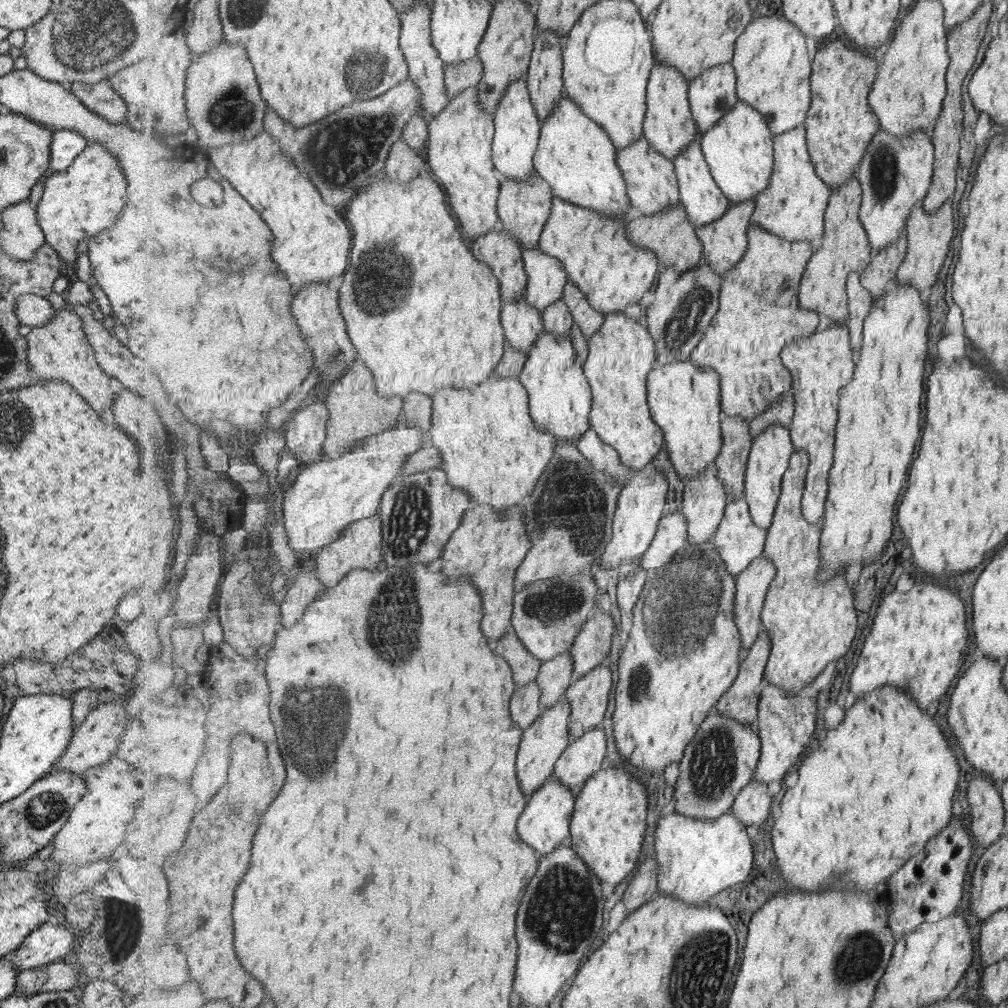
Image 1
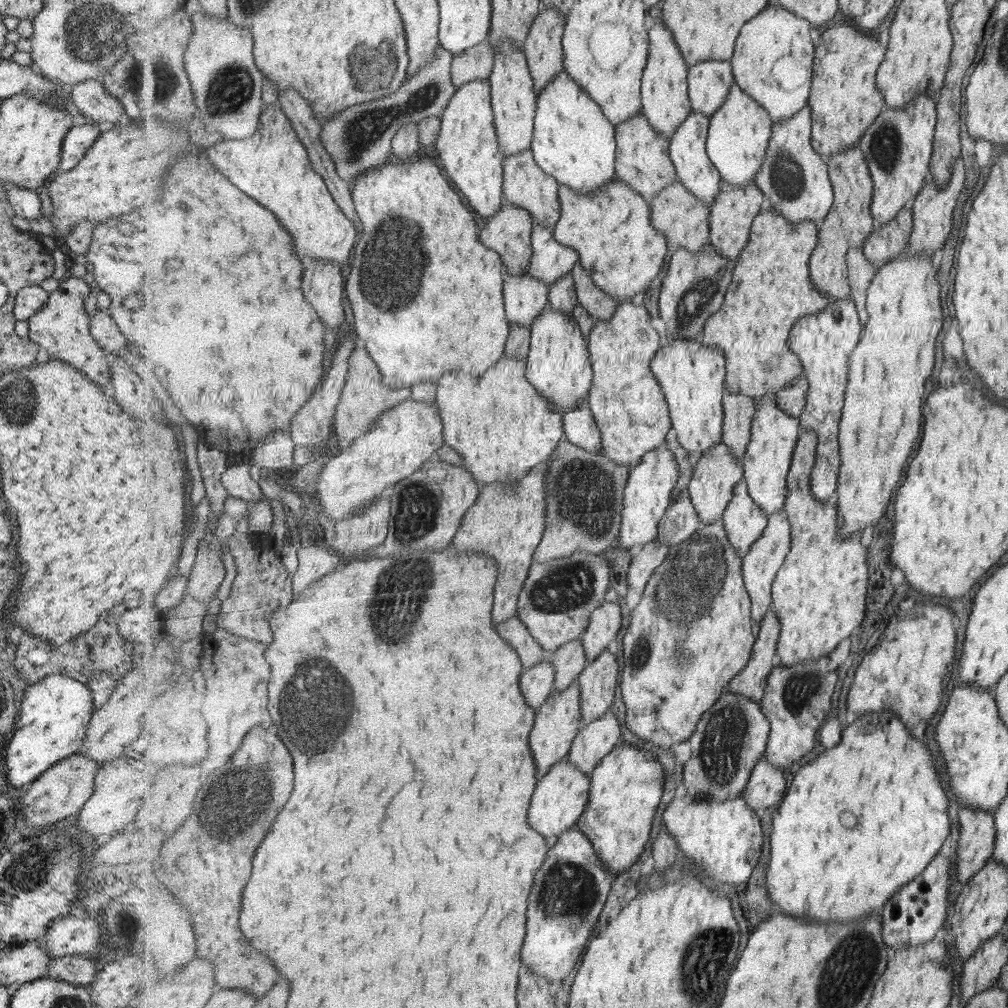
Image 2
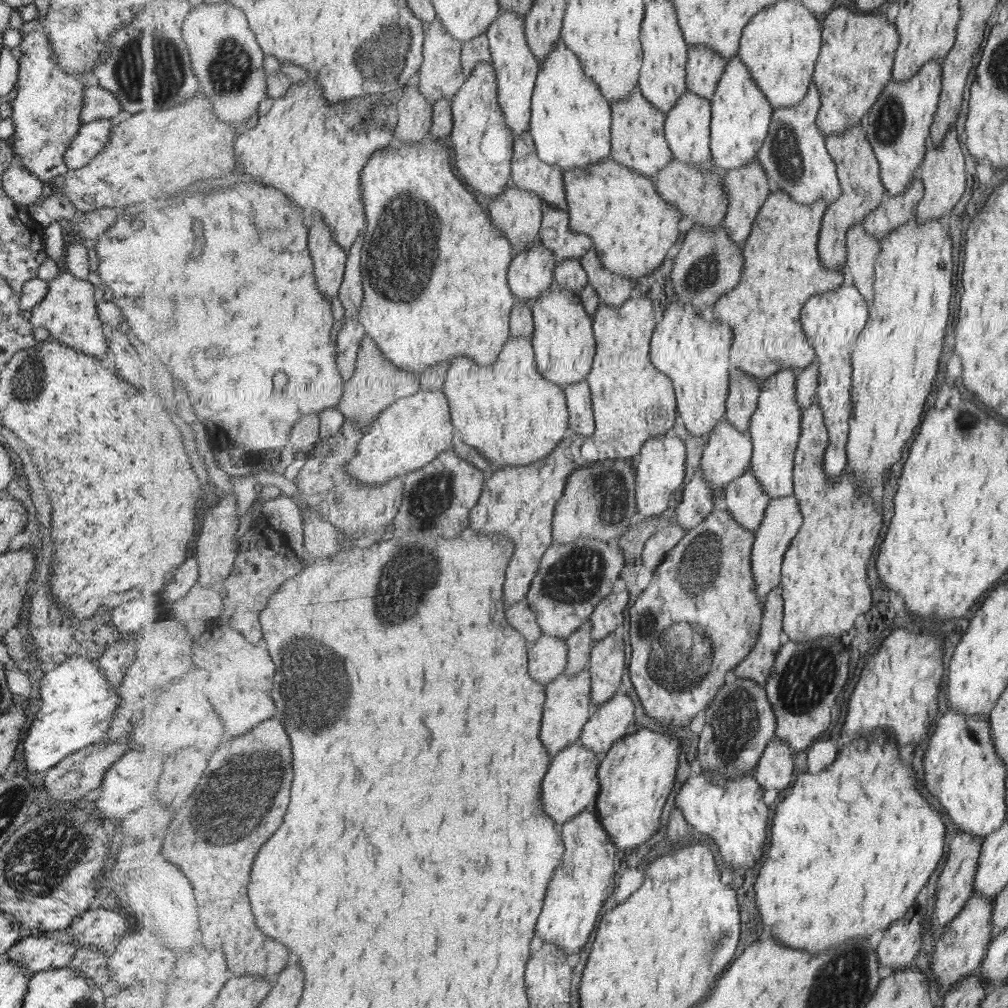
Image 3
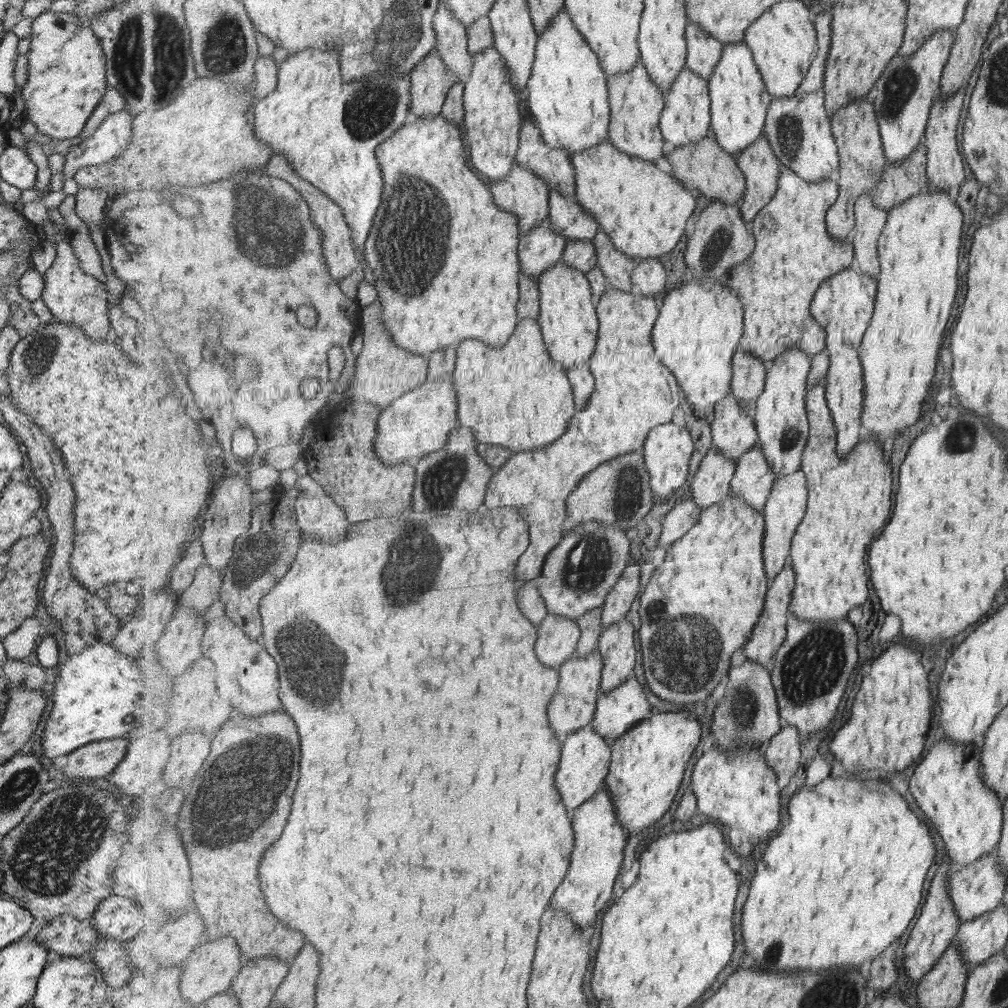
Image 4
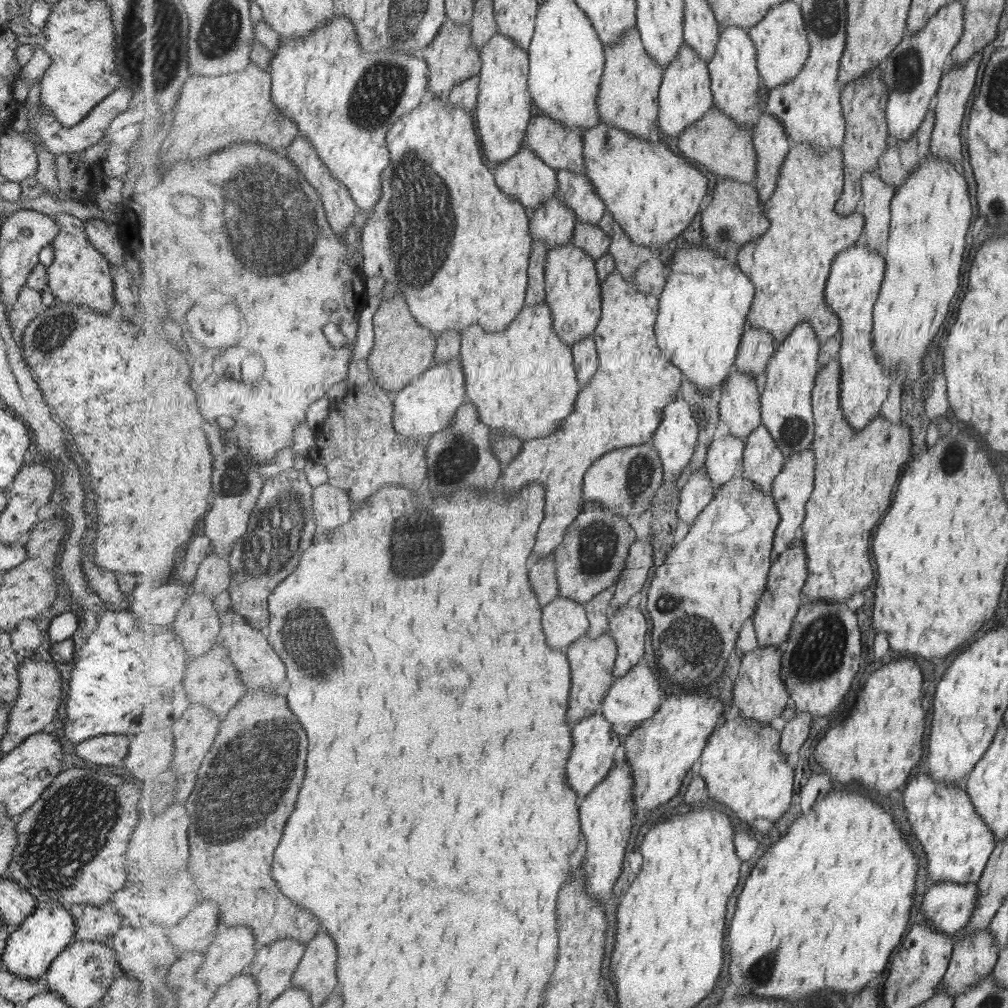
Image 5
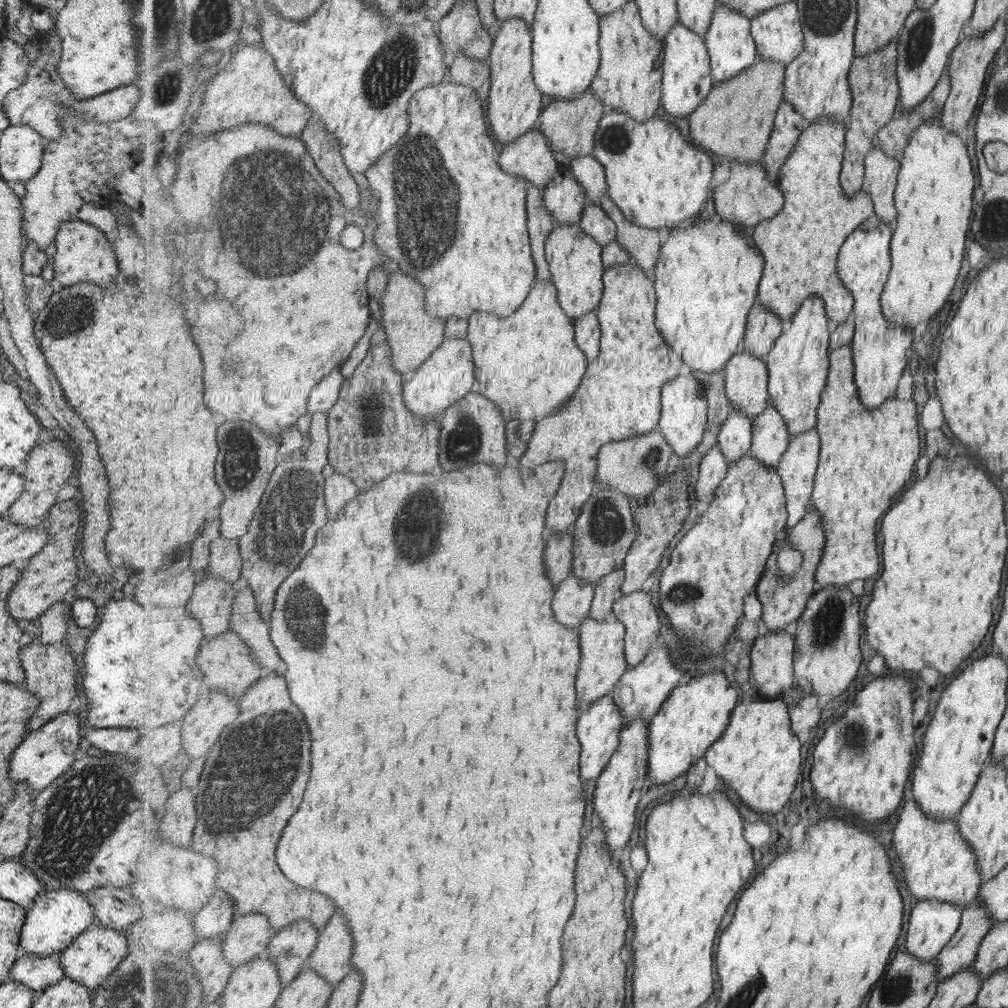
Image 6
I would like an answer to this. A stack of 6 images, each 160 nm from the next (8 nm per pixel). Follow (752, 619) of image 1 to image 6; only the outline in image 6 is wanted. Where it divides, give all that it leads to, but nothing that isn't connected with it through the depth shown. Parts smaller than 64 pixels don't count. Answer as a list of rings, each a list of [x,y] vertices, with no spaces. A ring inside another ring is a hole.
[[[812,428],[810,431],[804,432],[801,435],[795,435],[794,440],[790,443],[790,446],[786,450],[786,454],[783,455],[780,465],[778,466],[779,476],[782,477],[783,486],[786,489],[787,508],[789,513],[787,528],[784,531],[792,530],[792,528],[802,522],[805,518],[808,506],[812,502],[813,491],[816,482],[816,472],[820,463],[820,452],[822,451],[822,440],[819,431],[816,428]]]

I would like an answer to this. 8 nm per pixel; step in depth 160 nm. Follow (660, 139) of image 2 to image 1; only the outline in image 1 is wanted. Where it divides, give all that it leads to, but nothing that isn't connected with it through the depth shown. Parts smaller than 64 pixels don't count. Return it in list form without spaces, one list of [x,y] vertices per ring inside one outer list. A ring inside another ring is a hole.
[[[643,135],[629,148],[618,150],[618,165],[626,177],[630,203],[638,208],[642,215],[654,215],[661,211],[669,211],[680,202],[680,184],[674,162],[655,148],[651,148],[649,139]]]

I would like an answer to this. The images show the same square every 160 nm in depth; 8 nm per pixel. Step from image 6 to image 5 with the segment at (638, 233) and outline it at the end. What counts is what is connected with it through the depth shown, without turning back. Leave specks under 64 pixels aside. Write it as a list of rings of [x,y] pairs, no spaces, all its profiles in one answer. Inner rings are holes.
[[[606,211],[599,225],[612,238],[609,253],[615,257],[616,270],[627,280],[633,281],[638,268],[644,262],[651,260],[651,257],[656,254],[656,250],[651,247],[644,247],[631,240],[631,237],[609,211]]]

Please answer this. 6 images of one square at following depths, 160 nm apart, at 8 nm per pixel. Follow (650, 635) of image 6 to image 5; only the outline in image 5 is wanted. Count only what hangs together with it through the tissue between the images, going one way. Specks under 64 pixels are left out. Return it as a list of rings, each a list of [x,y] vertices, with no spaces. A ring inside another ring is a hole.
[[[625,605],[610,611],[609,633],[618,644],[618,659],[615,663],[615,678],[625,676],[635,665],[643,662],[647,654],[649,620],[637,606]]]

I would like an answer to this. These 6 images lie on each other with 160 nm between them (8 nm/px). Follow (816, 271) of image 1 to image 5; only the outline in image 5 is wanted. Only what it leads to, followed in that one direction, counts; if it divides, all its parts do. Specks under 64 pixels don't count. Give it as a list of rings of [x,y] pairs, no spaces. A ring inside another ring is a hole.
[[[885,66],[871,69],[861,79],[846,84],[842,89],[843,112],[846,116],[846,139],[844,140],[844,193],[836,204],[840,215],[850,215],[861,207],[863,196],[862,178],[866,172],[879,168],[880,160],[889,146],[890,124],[887,118],[887,107],[890,92],[884,79]]]

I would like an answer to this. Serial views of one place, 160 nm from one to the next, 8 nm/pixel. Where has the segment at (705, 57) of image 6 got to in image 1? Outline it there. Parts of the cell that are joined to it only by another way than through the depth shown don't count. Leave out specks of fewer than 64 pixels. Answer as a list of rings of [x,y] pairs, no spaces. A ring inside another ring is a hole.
[[[703,133],[690,144],[687,152],[683,152],[674,160],[674,167],[678,173],[678,183],[680,184],[680,202],[684,204],[690,216],[691,222],[699,228],[714,220],[721,219],[730,208],[731,200],[724,193],[724,190],[717,184],[710,164],[706,161],[706,156],[702,150]]]

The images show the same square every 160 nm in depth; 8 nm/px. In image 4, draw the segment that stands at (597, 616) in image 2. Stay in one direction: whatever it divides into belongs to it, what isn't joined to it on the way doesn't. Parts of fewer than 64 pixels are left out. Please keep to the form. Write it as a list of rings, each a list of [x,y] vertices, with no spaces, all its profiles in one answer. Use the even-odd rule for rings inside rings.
[[[630,557],[630,562],[622,574],[622,578],[615,584],[604,604],[602,624],[605,629],[628,618],[633,602],[641,592],[642,568],[636,558]]]

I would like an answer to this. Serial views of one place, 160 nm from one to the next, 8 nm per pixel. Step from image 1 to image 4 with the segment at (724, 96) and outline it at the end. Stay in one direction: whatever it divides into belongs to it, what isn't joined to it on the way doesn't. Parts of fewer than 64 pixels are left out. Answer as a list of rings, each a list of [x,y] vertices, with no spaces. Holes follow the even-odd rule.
[[[689,23],[686,28],[686,39],[688,42],[688,61],[686,66],[694,70],[699,76],[704,76],[708,82],[715,67],[718,66],[725,52],[725,44],[705,32],[697,23]]]

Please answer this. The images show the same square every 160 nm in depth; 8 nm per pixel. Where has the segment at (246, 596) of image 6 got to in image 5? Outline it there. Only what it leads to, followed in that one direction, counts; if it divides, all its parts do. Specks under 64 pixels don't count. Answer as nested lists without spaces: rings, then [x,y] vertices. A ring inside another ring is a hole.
[[[229,606],[227,612],[220,617],[223,632],[220,632],[225,644],[231,648],[231,658],[235,666],[241,672],[241,678],[245,684],[261,684],[265,692],[273,692],[279,688],[281,682],[287,678],[287,666],[281,660],[281,656],[275,652],[275,648],[267,640],[267,631],[259,630],[247,622],[244,615],[239,614],[233,606]]]

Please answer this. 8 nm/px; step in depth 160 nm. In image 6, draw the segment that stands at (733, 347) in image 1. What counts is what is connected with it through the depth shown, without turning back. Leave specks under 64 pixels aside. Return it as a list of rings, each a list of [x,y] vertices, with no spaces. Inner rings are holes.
[[[827,117],[826,119],[821,119],[819,122],[809,122],[808,127],[803,134],[800,136],[799,142],[796,144],[794,152],[786,160],[786,163],[782,166],[782,172],[779,175],[777,186],[781,189],[785,197],[785,204],[782,208],[782,211],[779,212],[777,216],[774,216],[773,219],[764,220],[759,223],[755,229],[753,229],[752,236],[754,238],[755,244],[759,247],[759,250],[763,253],[763,256],[766,260],[766,267],[764,270],[764,275],[760,284],[759,291],[759,303],[762,304],[762,307],[767,307],[773,312],[777,313],[779,318],[783,322],[787,322],[793,319],[797,314],[798,310],[802,307],[803,302],[806,298],[809,298],[811,295],[819,295],[824,298],[826,302],[826,309],[828,310],[828,315],[830,316],[834,327],[840,325],[842,322],[845,322],[851,314],[853,314],[855,306],[855,297],[853,293],[846,287],[846,284],[841,280],[839,276],[839,253],[842,250],[842,246],[849,238],[850,234],[856,229],[862,226],[873,214],[875,214],[875,203],[872,199],[871,193],[865,186],[861,189],[855,196],[850,197],[842,187],[841,176],[842,176],[842,164],[844,161],[844,156],[846,154],[846,129],[848,121],[845,123],[843,121],[838,121],[837,119]]]

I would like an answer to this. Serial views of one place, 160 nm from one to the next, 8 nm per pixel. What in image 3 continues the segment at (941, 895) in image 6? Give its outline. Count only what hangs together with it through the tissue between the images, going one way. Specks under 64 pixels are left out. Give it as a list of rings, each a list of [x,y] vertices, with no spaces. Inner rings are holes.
[[[948,709],[937,723],[925,751],[925,790],[952,819],[959,833],[987,839],[1005,823],[1004,778],[1007,767],[998,756],[986,716],[966,716]]]

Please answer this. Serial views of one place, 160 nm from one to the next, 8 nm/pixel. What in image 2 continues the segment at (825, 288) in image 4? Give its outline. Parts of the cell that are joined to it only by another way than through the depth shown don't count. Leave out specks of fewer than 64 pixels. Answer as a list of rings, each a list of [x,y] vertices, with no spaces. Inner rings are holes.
[[[852,296],[837,299],[818,313],[798,320],[790,334],[790,346],[803,362],[810,389],[807,407],[800,417],[803,430],[813,429],[819,435],[816,465],[811,476],[814,495],[826,501],[838,492],[842,465],[840,453],[840,422],[845,409],[846,390],[850,380],[850,360],[862,338],[864,326]]]

